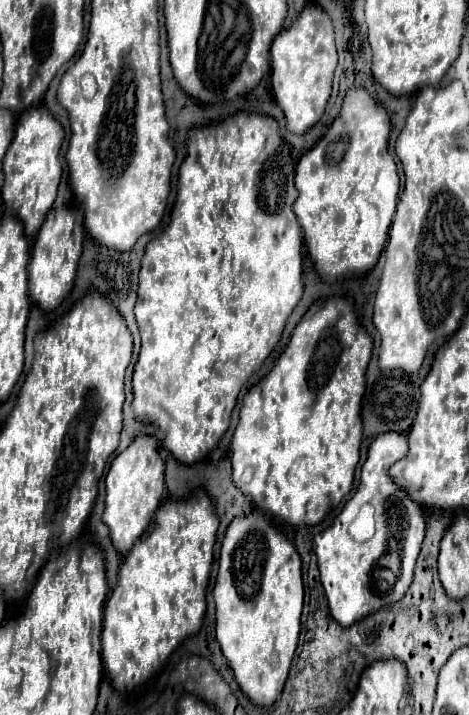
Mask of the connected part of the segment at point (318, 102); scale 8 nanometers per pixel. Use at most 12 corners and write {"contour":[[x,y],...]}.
{"contour":[[308,4],[272,42],[288,130],[314,126],[338,62],[334,26]]}

